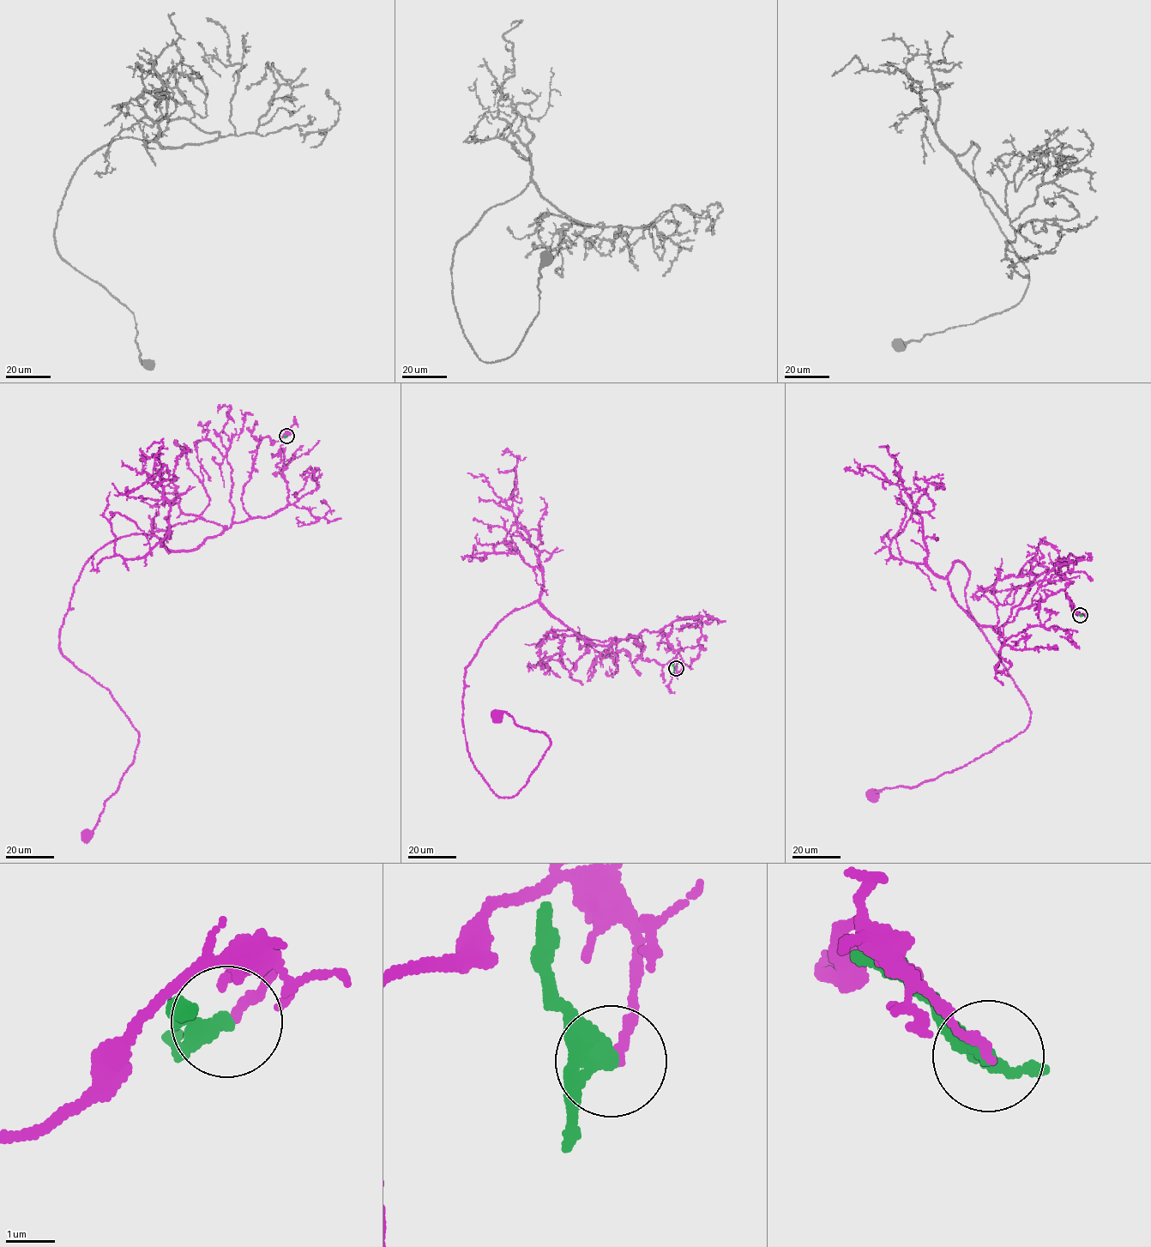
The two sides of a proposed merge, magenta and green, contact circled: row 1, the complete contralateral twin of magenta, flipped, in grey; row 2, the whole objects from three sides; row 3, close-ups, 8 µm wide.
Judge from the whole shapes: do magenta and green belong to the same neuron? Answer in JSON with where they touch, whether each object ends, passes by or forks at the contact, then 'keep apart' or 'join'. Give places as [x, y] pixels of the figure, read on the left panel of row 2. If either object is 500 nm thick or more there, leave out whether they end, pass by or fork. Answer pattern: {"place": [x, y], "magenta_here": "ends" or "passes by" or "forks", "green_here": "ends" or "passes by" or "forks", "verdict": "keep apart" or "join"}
{"place": [286, 436], "magenta_here": "ends", "green_here": "passes by", "verdict": "keep apart"}

